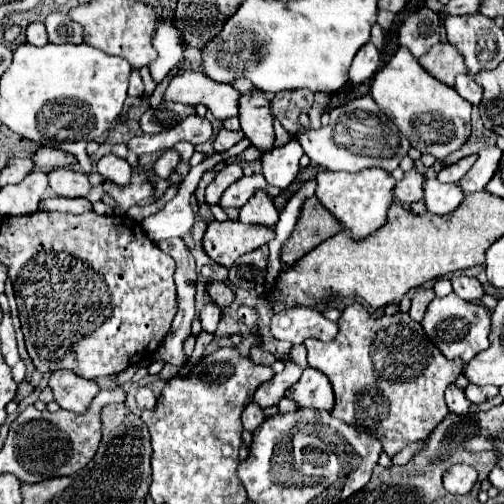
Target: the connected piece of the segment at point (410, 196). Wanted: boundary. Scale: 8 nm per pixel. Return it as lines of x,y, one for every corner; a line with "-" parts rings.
413,167
409,173
405,173
403,181
395,185
395,199
401,203
415,203
423,199
423,183
425,175
419,175
419,169

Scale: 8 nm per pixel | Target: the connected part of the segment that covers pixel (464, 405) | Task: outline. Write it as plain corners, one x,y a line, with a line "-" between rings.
451,385
447,391
445,391
445,403
447,403
447,407
449,407
449,411
451,413
457,413
457,415
465,415
467,411
469,411
469,407
471,407
471,403
467,401
467,397
465,397
465,393
459,389
459,387
455,387
455,385

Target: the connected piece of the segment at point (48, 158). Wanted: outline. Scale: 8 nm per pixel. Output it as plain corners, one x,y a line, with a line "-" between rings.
41,147
31,159
33,159
33,163
37,163
37,167
45,167
45,169
73,167
77,163
75,155
71,155
67,151
59,151
55,147

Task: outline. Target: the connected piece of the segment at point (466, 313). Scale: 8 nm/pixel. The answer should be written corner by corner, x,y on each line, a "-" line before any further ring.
455,293
433,299
433,303
427,307
425,317
421,321
423,331
427,337
435,343
435,347
447,357
455,359
461,357
463,363
471,361
479,351
489,347
489,327
491,327
491,309
483,303
471,303
465,299
459,299

